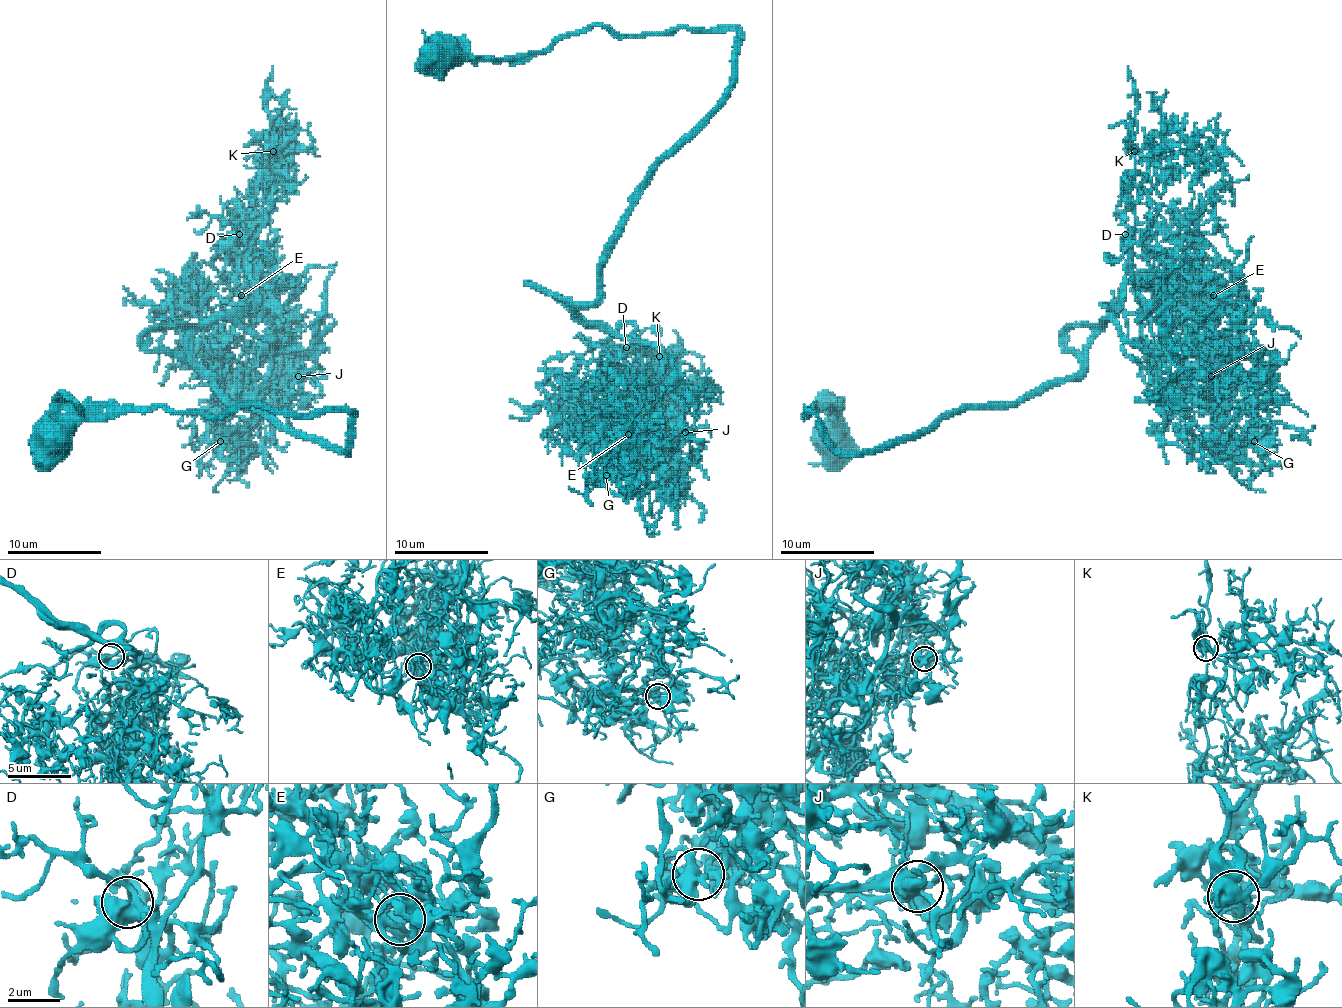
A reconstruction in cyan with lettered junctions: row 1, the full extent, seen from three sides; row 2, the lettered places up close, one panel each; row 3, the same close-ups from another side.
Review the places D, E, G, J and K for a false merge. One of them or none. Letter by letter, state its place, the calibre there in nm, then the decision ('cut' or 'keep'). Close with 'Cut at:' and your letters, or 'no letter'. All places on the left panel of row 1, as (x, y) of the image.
D: place (239, 234); calibre 440 nm; keep
E: place (241, 295); calibre 400 nm; keep
G: place (220, 441); calibre 440 nm; keep
J: place (298, 376); calibre 480 nm; keep
K: place (273, 151); calibre 500 nm; keep
Cut at: no letter

